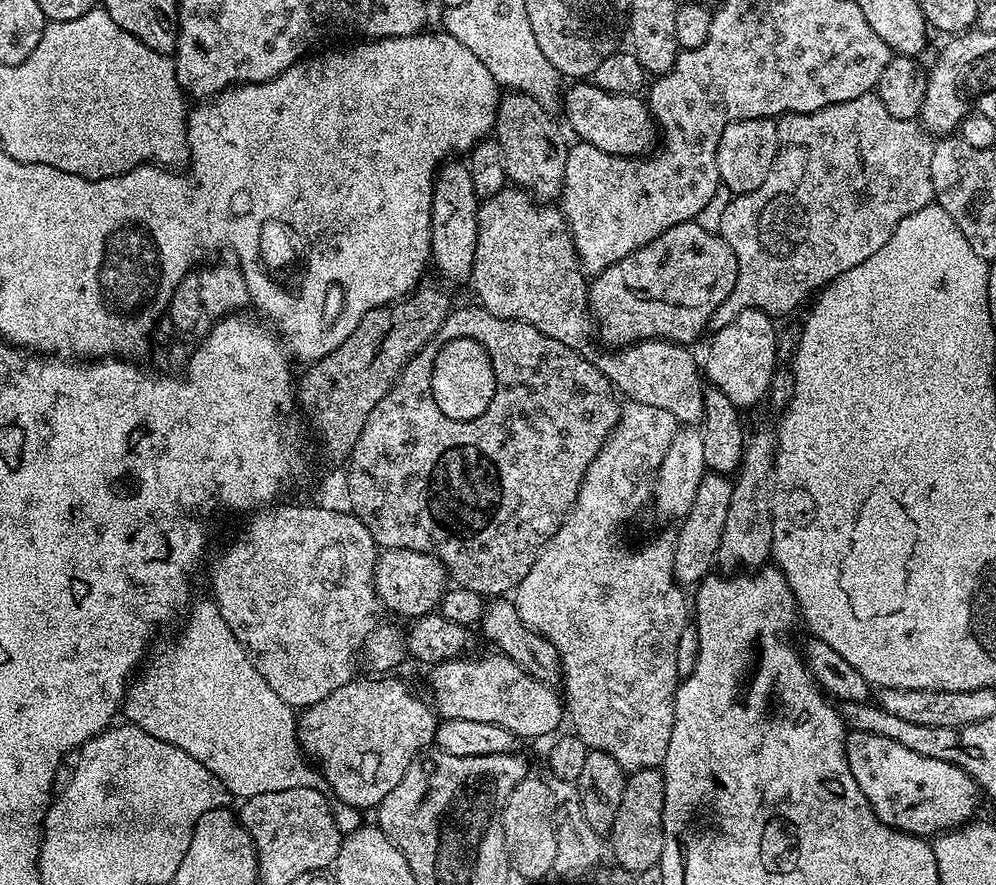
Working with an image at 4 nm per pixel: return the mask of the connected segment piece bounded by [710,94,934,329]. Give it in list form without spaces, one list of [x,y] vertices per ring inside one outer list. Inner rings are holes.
[[[875,94],[859,96],[848,102],[827,104],[817,112],[785,112],[778,120],[778,138],[780,139],[780,149],[776,155],[774,166],[766,174],[762,186],[758,186],[753,192],[739,193],[723,211],[718,235],[730,246],[730,250],[738,262],[738,274],[734,282],[734,290],[728,292],[727,298],[719,304],[710,317],[713,329],[724,328],[730,322],[734,322],[734,318],[738,318],[738,314],[742,314],[742,310],[756,308],[760,312],[769,314],[794,311],[808,295],[811,297],[817,290],[827,286],[831,280],[839,278],[846,270],[858,266],[858,262],[866,262],[866,258],[870,258],[870,254],[874,254],[874,250],[886,246],[890,234],[898,226],[898,222],[902,222],[902,218],[906,218],[911,212],[922,210],[928,204],[933,203],[934,197],[930,182],[930,158],[932,157],[933,141],[930,139],[929,133],[911,120],[894,118],[894,114],[890,114],[886,110],[886,106],[882,106],[882,102]]]

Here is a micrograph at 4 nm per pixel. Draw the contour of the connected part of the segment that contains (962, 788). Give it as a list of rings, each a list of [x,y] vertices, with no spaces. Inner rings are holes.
[[[849,731],[844,749],[854,774],[854,782],[866,794],[874,814],[891,828],[899,828],[909,834],[925,828],[931,834],[943,834],[961,827],[973,819],[978,785],[958,766],[950,762],[938,762],[938,758],[922,758],[890,738],[878,738],[878,734],[862,734]]]

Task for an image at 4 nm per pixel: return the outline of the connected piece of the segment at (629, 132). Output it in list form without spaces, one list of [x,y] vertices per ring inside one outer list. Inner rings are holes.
[[[576,82],[568,93],[563,93],[564,116],[568,119],[567,127],[577,132],[579,139],[590,146],[598,146],[598,150],[606,150],[606,154],[644,158],[658,144],[658,124],[652,109],[639,95],[623,96],[610,94],[591,82]]]

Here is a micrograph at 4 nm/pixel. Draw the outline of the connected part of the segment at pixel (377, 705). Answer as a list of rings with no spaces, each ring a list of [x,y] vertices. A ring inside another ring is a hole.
[[[353,678],[346,686],[338,686],[334,694],[326,694],[322,702],[314,702],[298,716],[301,749],[317,760],[315,763],[323,783],[332,787],[331,795],[336,795],[342,803],[357,810],[379,806],[386,794],[390,794],[390,790],[402,782],[412,759],[421,755],[435,741],[438,723],[433,705],[427,699],[419,700],[402,681],[388,680],[392,678],[360,679]]]

